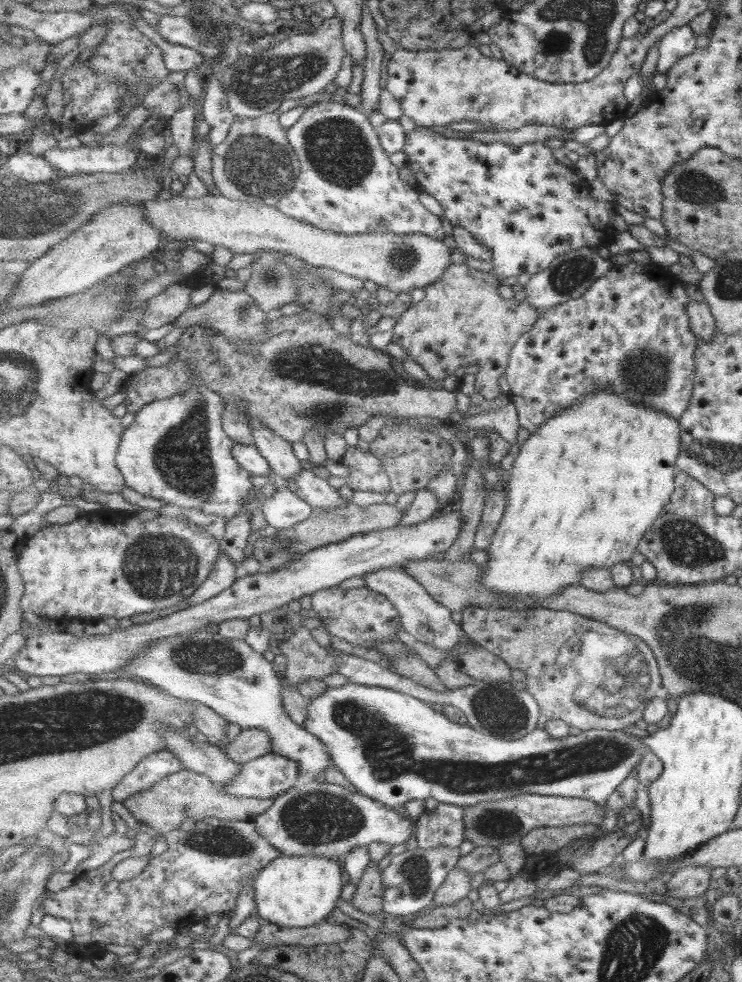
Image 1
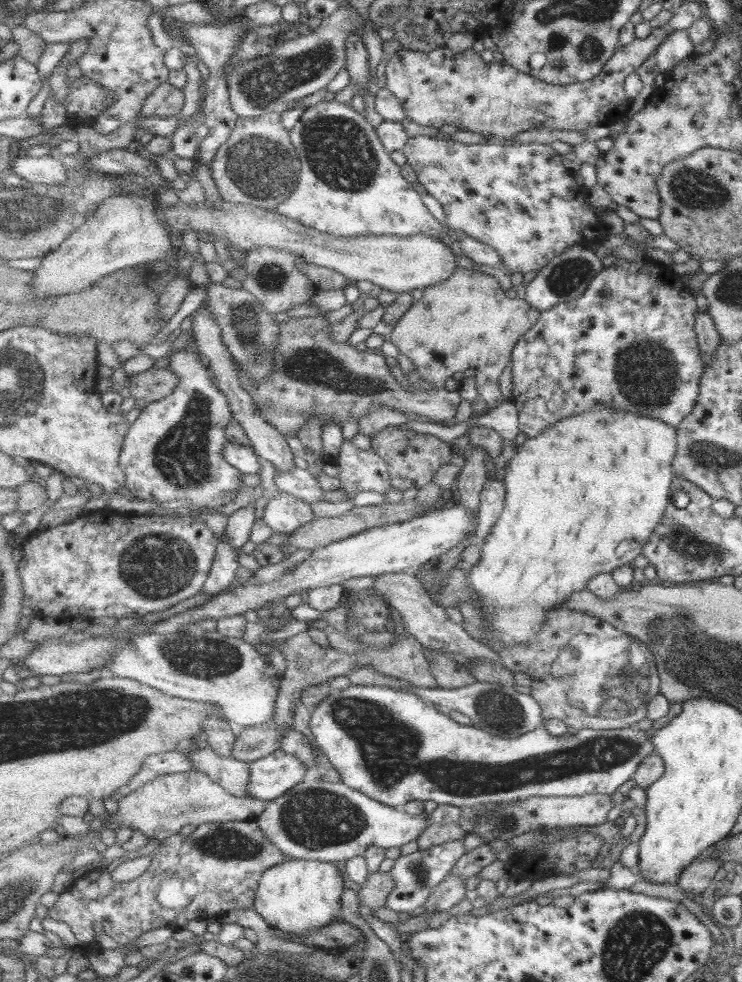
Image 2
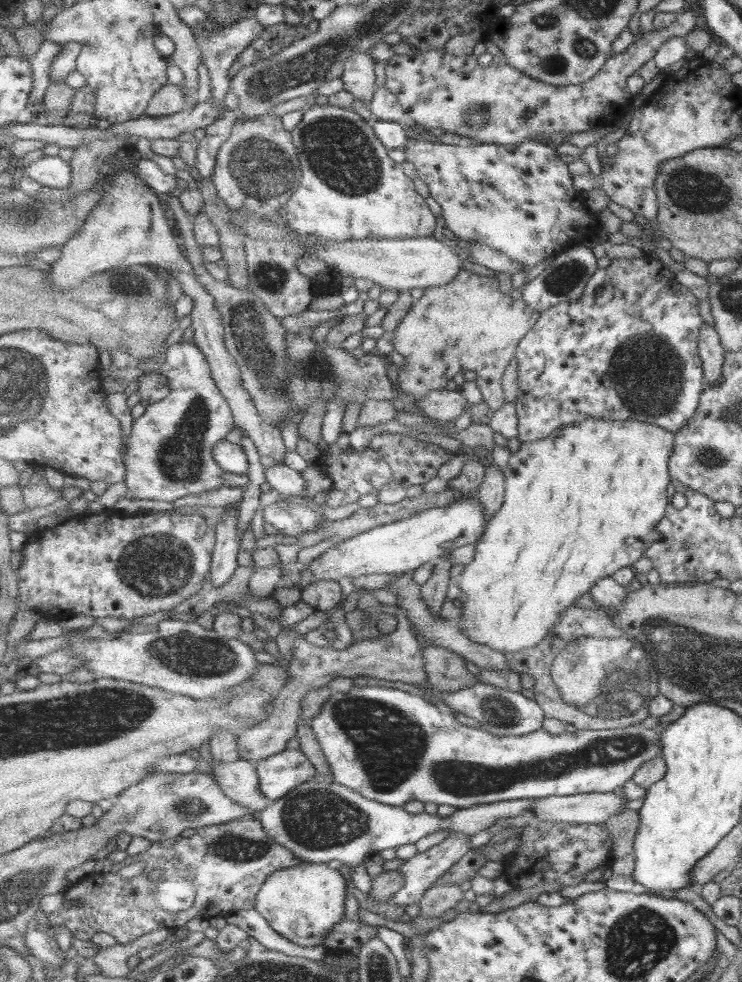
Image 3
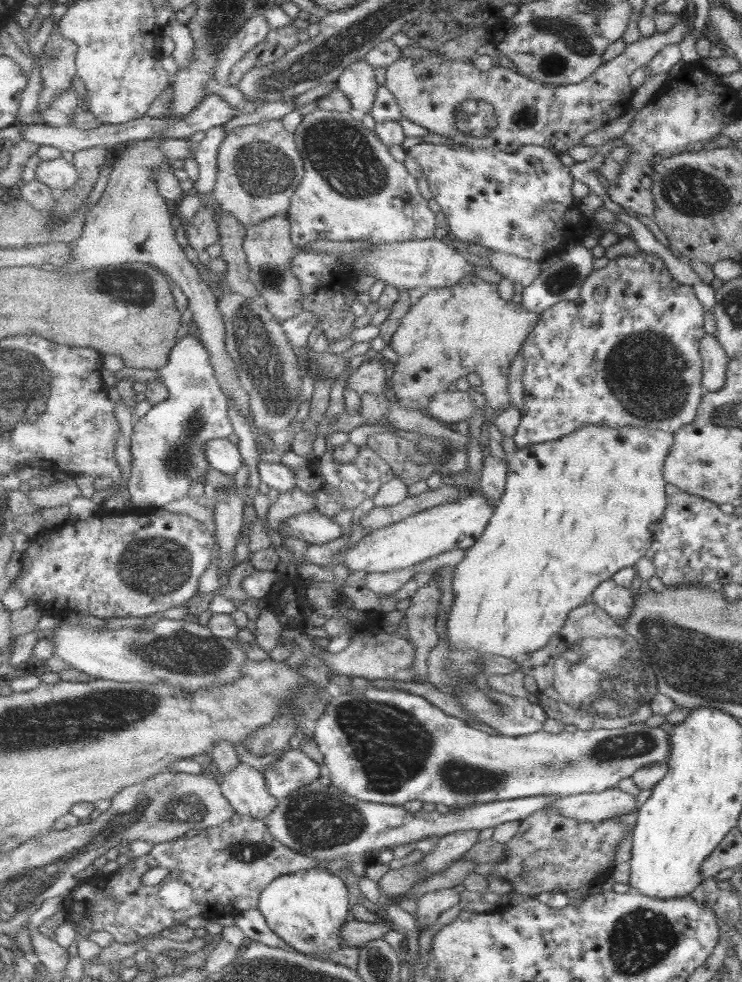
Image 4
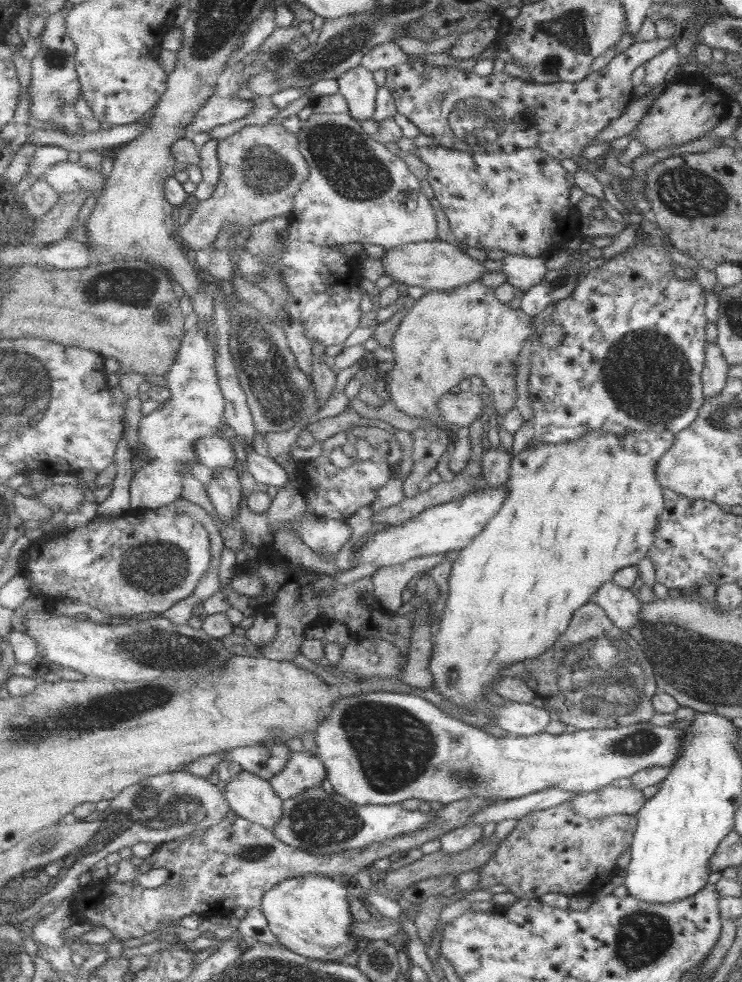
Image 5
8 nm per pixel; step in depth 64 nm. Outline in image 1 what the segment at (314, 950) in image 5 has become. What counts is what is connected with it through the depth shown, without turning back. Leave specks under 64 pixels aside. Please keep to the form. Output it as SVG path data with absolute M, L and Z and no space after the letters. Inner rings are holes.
M281 855L263 868L254 882L256 909L265 921L282 927L315 926L335 910L345 884L343 869L336 860Z

